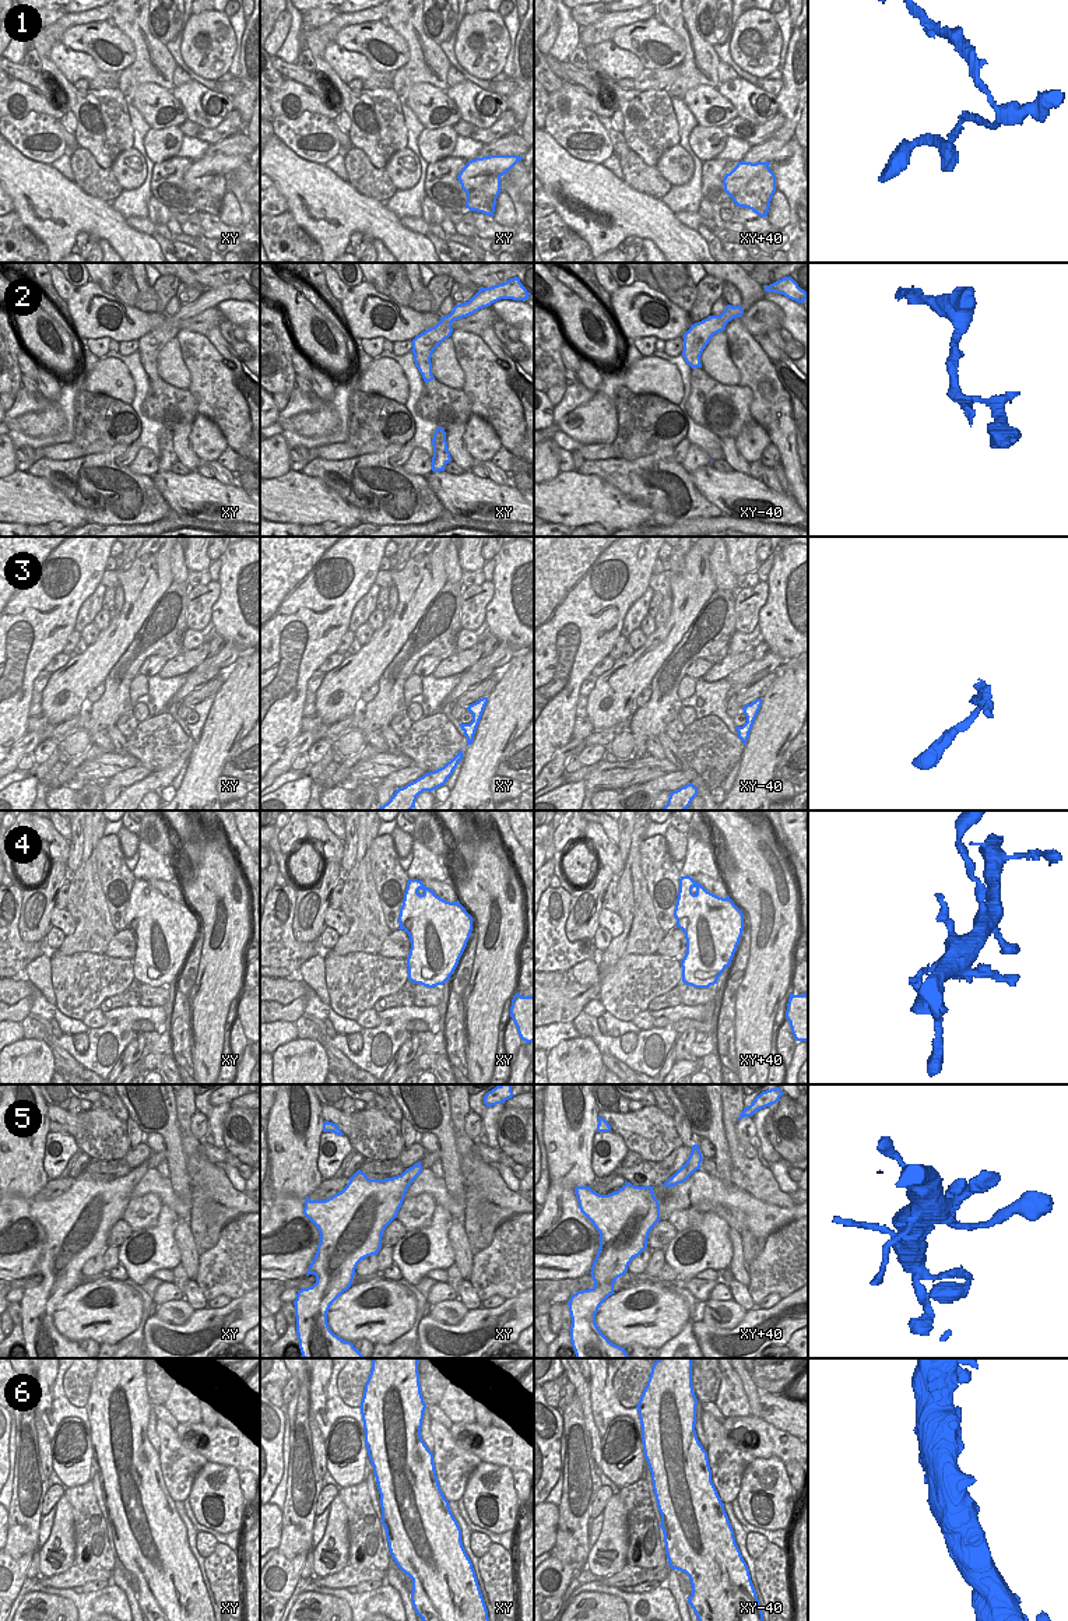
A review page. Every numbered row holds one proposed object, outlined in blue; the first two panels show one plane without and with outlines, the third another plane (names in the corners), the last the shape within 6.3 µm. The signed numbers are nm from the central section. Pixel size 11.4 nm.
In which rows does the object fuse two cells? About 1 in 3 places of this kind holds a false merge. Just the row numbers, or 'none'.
1, 2, 3

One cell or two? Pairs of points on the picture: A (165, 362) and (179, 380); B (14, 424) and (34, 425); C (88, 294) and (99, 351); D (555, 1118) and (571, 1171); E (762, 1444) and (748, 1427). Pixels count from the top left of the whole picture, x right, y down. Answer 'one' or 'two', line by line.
A: one
B: one
C: two
D: one
E: one

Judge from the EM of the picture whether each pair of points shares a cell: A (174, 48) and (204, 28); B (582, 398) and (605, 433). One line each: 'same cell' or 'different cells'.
A: different cells
B: different cells

